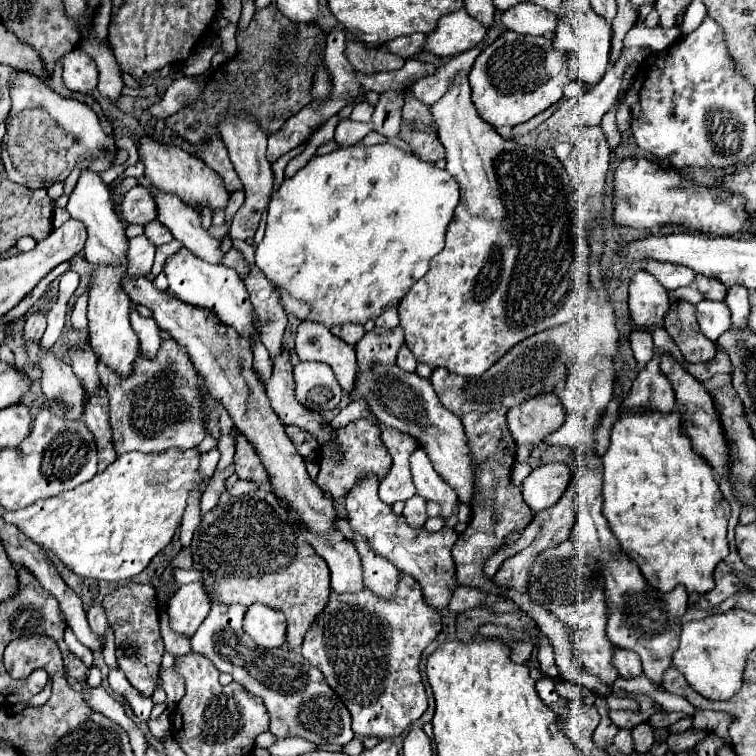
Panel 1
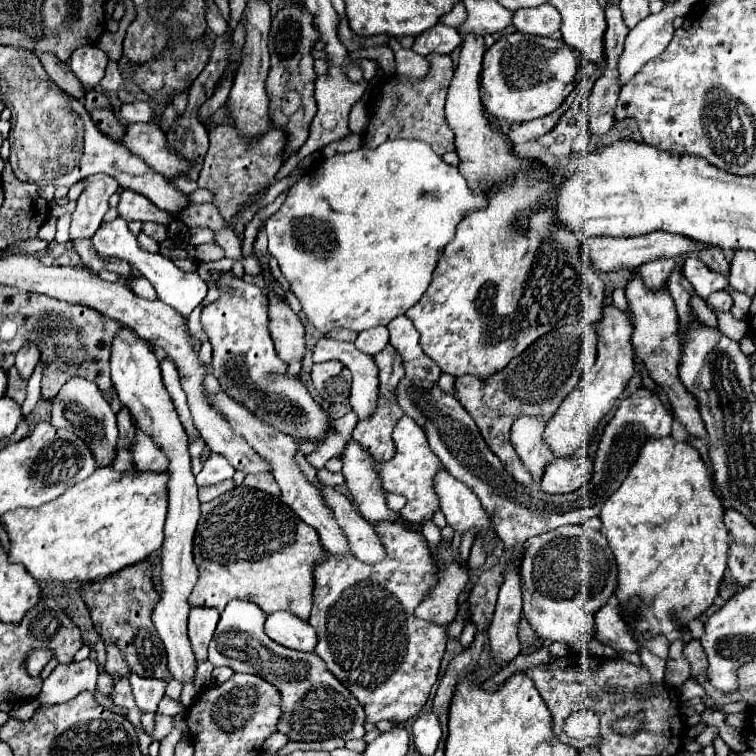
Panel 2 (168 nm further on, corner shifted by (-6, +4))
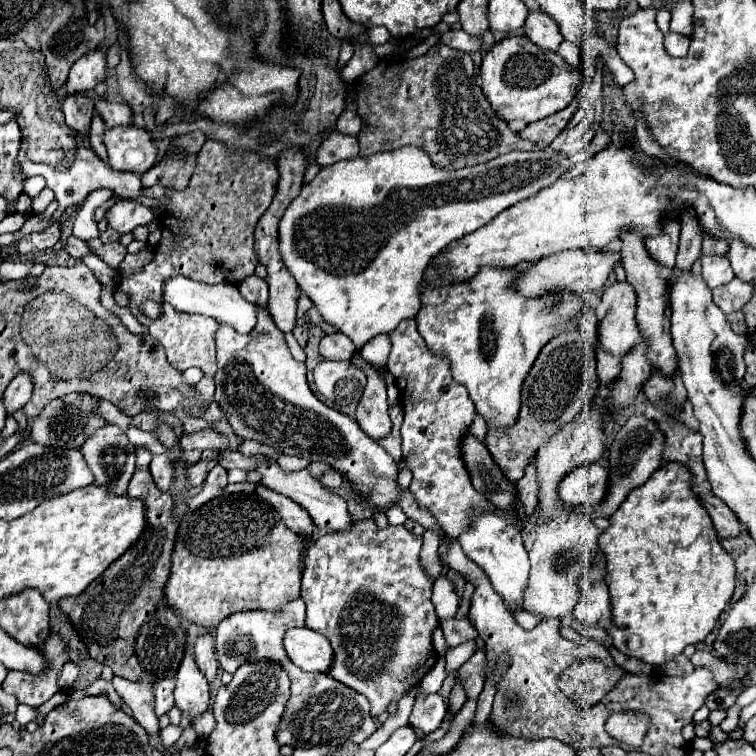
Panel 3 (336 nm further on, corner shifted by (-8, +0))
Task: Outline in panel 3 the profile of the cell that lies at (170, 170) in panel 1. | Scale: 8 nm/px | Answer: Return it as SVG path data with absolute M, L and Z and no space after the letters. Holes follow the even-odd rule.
M138 126L108 128L104 132L104 144L114 170L146 174L158 158L156 142L150 140L150 134L142 132Z

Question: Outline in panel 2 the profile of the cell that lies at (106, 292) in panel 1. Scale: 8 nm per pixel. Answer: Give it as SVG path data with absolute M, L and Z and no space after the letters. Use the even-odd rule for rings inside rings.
M122 328L112 342L112 382L118 392L120 402L130 410L136 426L148 434L164 450L168 458L168 516L164 526L164 544L162 544L162 598L152 614L152 622L166 646L168 652L168 670L170 674L186 684L194 682L196 658L188 640L188 596L198 580L196 564L192 560L192 536L200 518L200 502L196 496L196 478L192 474L190 454L188 454L188 434L178 420L176 408L170 394L164 388L160 364L152 354L150 346L136 336L136 332Z

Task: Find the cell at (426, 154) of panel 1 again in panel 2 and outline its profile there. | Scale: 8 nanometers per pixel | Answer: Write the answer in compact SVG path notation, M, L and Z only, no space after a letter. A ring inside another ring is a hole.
M432 54L426 60L430 64L428 74L414 82L398 74L392 78L388 76L378 78L378 84L370 92L370 98L366 102L366 108L370 112L370 124L362 134L366 148L376 148L386 140L396 140L396 138L416 138L428 142L430 148L440 156L456 150L454 132L450 130L444 116L444 102L450 80L454 76L454 64L452 58L444 54Z

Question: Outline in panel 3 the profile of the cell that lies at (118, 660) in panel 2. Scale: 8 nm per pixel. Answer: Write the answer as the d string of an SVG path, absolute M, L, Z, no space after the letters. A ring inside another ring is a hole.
M114 676L112 684L114 684L116 694L132 708L134 718L138 720L138 724L150 734L150 744L154 748L158 748L160 726L158 726L158 718L154 714L154 704L152 704L154 702L152 684L150 682L126 680L122 676Z

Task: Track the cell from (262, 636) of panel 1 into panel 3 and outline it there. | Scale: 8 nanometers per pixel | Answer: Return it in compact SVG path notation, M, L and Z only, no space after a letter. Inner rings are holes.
M306 626L286 630L284 650L288 658L306 672L328 672L332 662L330 642Z

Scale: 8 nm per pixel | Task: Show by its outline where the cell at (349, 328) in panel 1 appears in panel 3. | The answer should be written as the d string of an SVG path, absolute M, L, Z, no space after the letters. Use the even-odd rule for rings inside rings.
M328 334L320 340L320 354L326 360L350 360L356 352L356 346L344 334Z

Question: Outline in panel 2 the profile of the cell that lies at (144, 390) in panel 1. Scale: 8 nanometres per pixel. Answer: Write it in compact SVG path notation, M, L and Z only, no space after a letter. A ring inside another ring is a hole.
M136 428L136 444L134 444L134 462L136 468L140 472L164 472L166 470L166 462L164 460L164 452L160 452L160 448L156 448L156 442L150 436L144 436L144 432L140 432Z

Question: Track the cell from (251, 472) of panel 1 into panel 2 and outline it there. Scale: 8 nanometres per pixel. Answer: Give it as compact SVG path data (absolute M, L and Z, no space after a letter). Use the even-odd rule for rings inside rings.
M256 474L256 476L246 476L244 480L246 486L250 488L256 488L256 490L262 490L262 492L268 492L272 496L280 496L280 488L274 480L272 474Z

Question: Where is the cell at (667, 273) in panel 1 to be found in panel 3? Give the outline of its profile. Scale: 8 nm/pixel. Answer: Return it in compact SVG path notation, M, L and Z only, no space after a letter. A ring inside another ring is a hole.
M704 256L702 258L702 278L706 280L708 288L724 286L734 278L730 262L726 256Z

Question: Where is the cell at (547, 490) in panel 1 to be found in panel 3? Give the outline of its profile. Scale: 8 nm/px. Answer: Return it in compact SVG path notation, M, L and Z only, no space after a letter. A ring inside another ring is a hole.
M584 464L570 470L558 484L558 496L568 506L596 506L606 494L608 470L600 464Z

